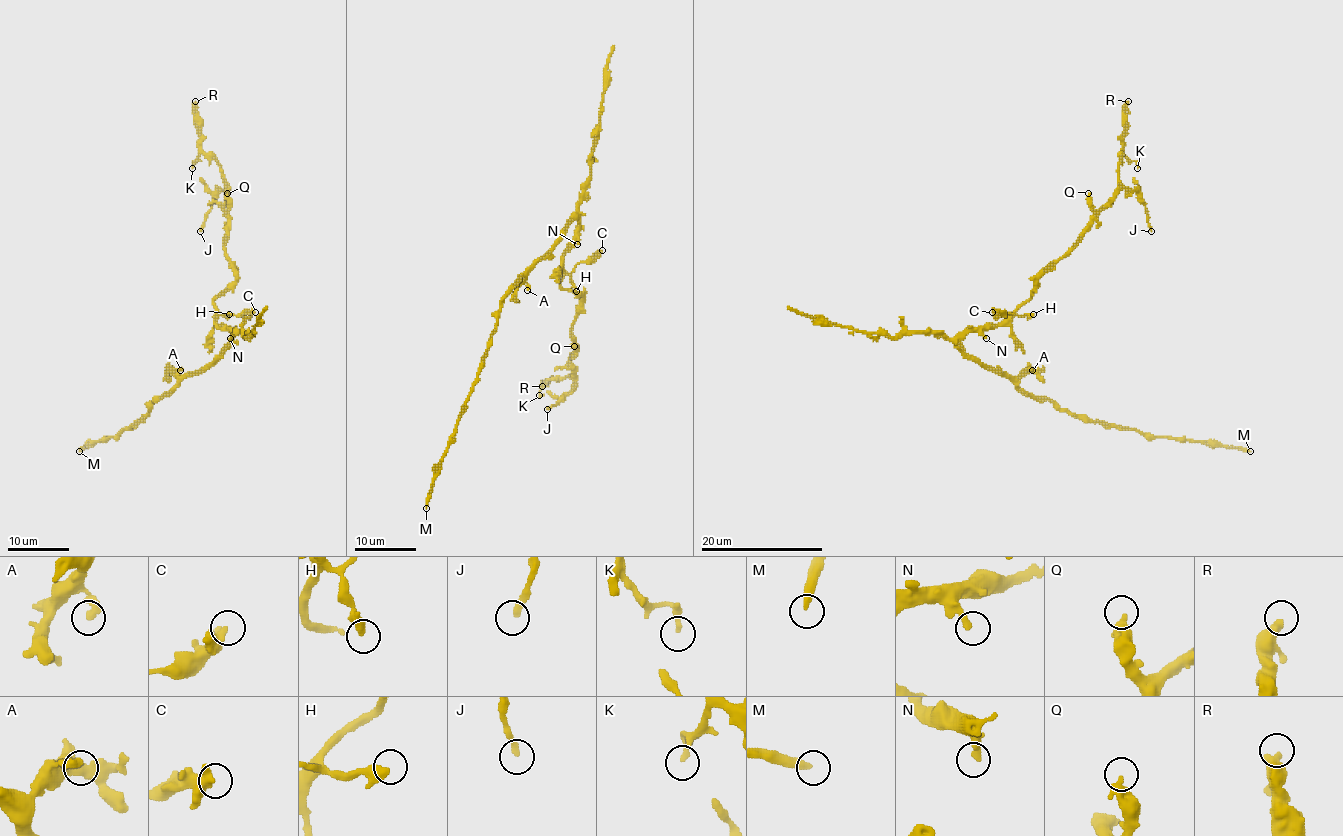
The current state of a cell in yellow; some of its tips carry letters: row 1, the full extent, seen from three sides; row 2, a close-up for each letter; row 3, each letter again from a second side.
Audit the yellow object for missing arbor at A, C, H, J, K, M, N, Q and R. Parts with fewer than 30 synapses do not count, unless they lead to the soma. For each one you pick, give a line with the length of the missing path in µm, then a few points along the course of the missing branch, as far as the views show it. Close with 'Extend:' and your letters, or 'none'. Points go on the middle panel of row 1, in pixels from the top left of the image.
Extend: none

